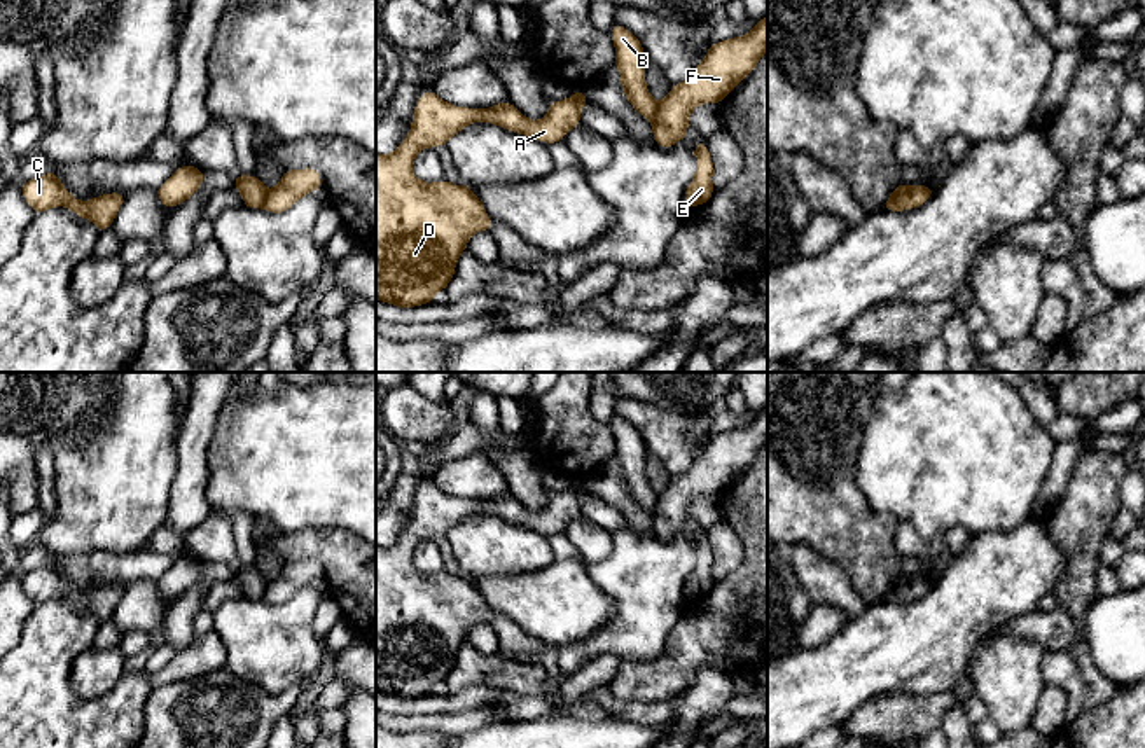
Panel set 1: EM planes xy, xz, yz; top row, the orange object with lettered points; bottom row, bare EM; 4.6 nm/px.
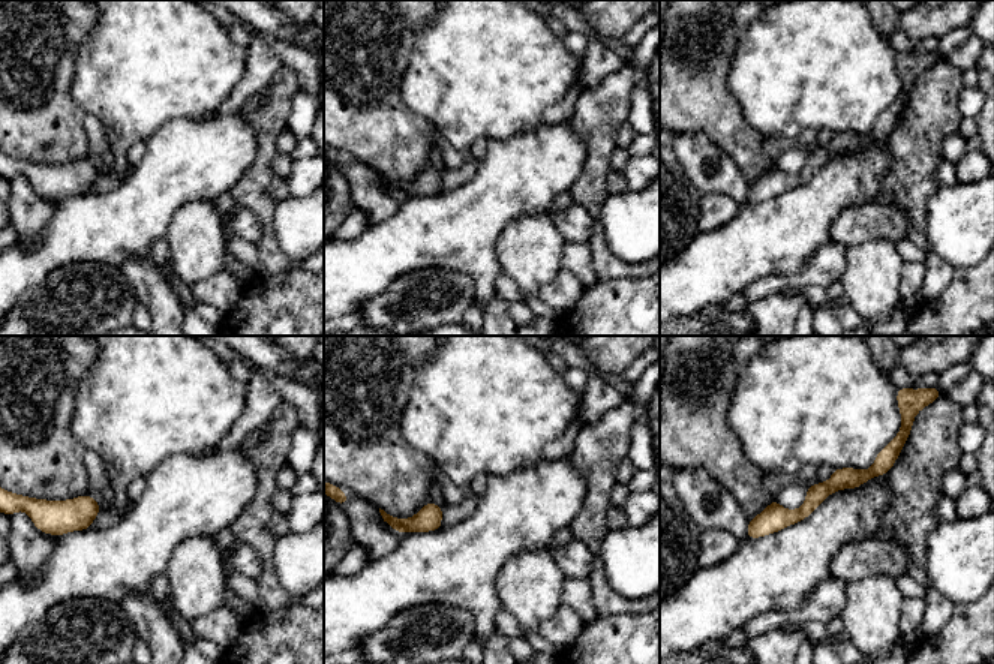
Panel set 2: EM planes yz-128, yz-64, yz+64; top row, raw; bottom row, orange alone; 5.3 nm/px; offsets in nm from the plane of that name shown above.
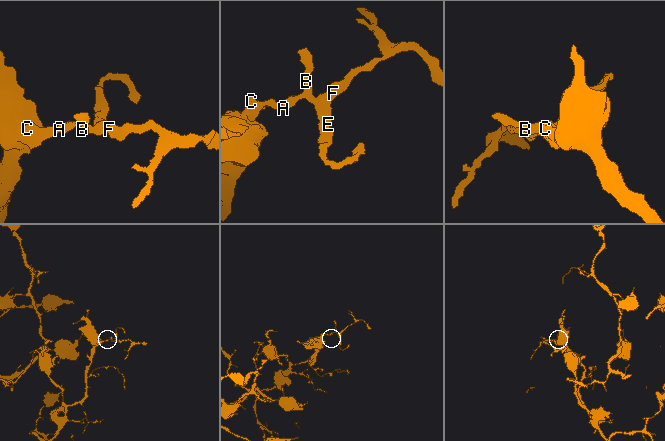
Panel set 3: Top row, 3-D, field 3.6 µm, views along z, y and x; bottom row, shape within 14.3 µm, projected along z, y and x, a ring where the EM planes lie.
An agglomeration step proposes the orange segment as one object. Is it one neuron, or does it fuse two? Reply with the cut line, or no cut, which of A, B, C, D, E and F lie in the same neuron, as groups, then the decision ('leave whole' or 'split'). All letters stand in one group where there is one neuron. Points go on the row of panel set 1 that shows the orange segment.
cut xy (268, 191), (261, 207); groups A B C D / E F; split

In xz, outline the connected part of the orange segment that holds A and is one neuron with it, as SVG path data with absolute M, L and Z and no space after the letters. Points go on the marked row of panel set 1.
M580 87L566 100L551 101L540 121L526 119L510 101L489 108L455 107L441 100L432 89L416 101L411 129L404 142L388 156L376 152L376 301L399 308L430 304L439 290L446 290L453 280L458 257L468 239L479 231L489 231L481 199L468 185L455 185L448 180L425 184L413 173L413 163L420 150L446 145L467 124L489 122L507 131L535 138L542 143L563 142L565 135L580 126L580 110L591 103Z

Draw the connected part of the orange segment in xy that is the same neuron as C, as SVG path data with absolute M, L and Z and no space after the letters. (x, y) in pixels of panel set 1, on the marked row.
M56 170L42 177L21 182L24 201L38 215L49 208L65 206L77 217L89 218L100 232L112 227L117 211L122 206L124 192L108 192L89 201L77 201L61 184Z

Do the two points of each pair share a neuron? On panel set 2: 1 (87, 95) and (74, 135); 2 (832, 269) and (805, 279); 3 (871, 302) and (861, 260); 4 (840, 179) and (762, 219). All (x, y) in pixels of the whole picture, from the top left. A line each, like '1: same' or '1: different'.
1: different
2: same
3: same
4: same

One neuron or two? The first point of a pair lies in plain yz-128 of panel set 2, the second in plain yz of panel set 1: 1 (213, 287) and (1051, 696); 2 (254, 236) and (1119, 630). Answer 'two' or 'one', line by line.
1: one
2: two

